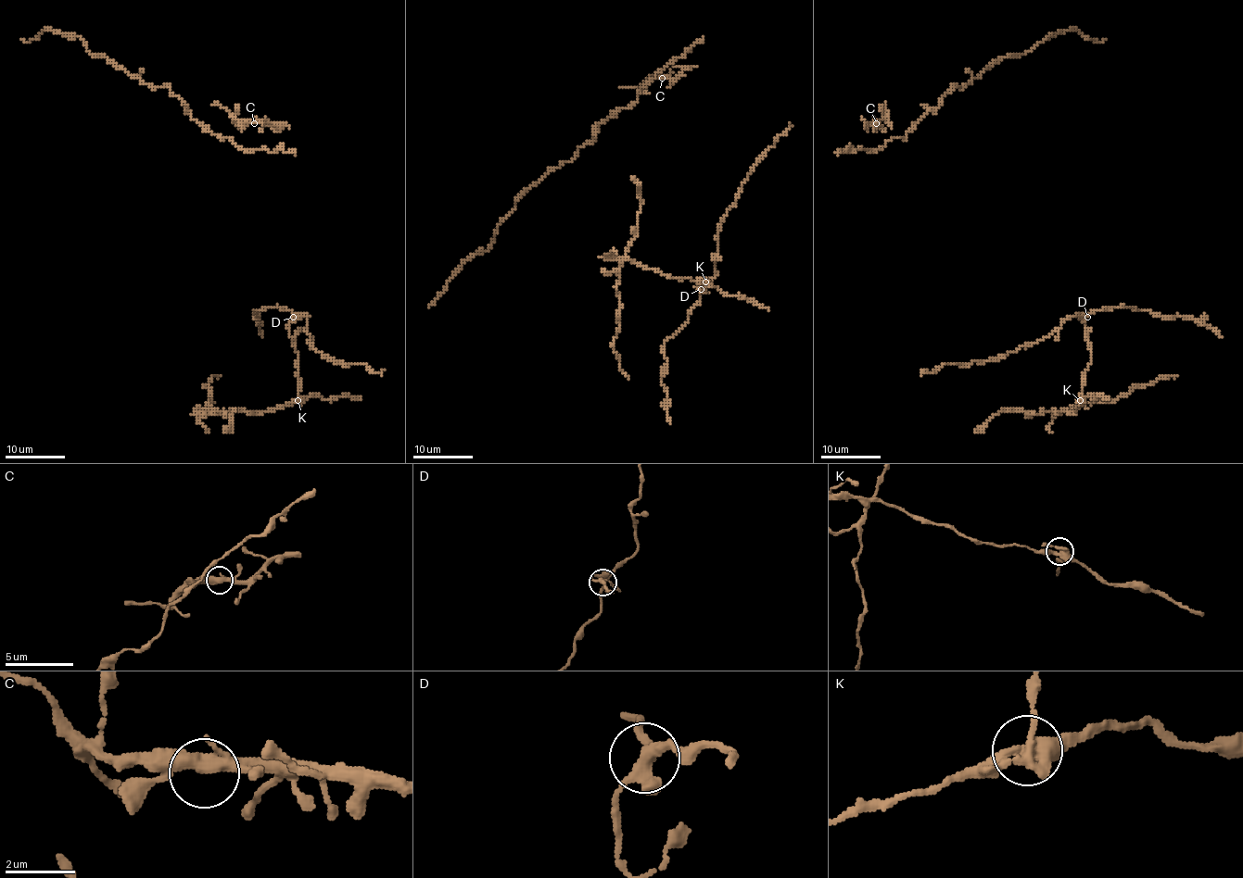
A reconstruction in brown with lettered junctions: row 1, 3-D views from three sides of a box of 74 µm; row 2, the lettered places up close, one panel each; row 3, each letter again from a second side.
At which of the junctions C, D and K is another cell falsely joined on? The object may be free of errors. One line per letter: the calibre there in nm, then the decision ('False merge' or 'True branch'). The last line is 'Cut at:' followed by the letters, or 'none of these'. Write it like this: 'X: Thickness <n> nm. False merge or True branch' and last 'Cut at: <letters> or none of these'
C: Thickness 360 nm. True branch
D: Thickness 300 nm. True branch
K: Thickness 400 nm. False merge
Cut at: K

